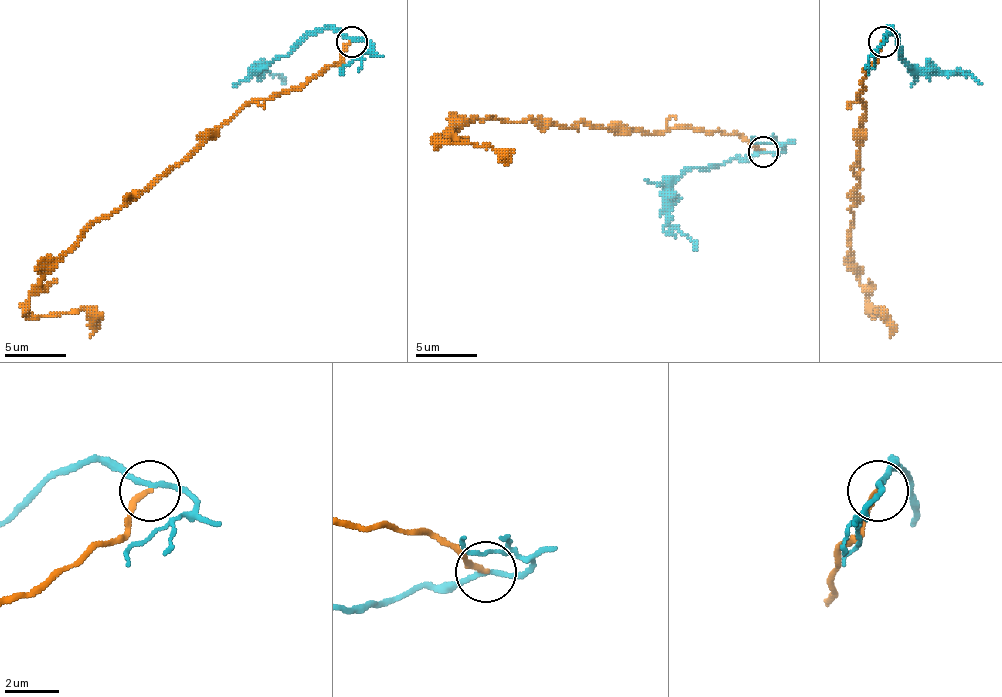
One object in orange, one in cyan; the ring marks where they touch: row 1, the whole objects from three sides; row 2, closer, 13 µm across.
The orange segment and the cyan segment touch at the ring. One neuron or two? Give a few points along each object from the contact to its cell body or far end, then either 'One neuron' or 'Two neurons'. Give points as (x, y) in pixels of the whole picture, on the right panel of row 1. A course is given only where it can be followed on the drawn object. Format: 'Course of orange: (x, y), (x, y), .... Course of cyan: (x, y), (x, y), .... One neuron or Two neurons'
Course of orange: (884, 41), (859, 99), (850, 267), (890, 337). Course of cyan: (884, 41), (890, 29), (899, 56), (917, 68), (972, 74), (981, 84). Two neurons

